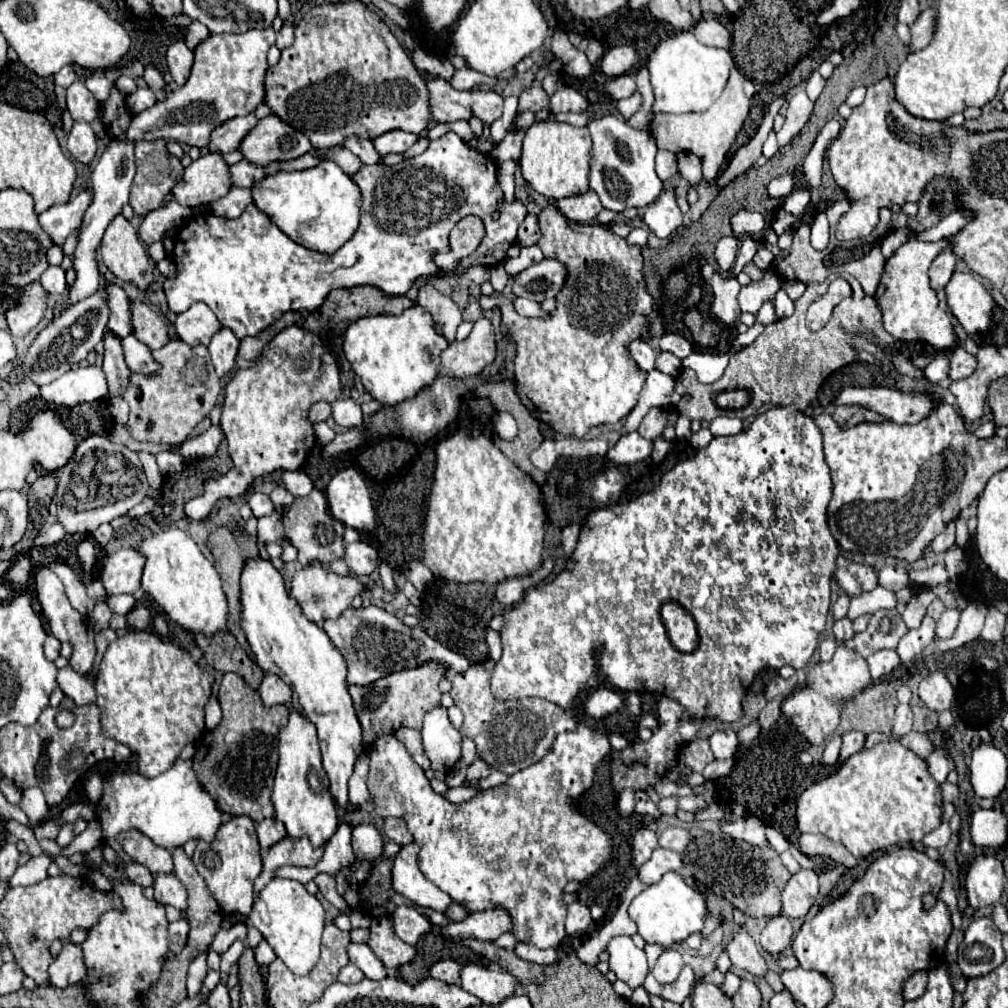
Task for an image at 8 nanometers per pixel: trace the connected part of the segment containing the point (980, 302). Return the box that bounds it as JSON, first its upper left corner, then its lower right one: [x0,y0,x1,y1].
[945,271,995,335]

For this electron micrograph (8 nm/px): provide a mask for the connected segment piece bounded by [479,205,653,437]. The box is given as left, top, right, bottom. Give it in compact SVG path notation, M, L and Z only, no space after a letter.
M545 207L539 213L541 243L537 243L545 257L557 257L569 269L569 281L557 295L557 309L547 319L529 319L517 315L513 301L505 295L485 296L479 299L483 310L499 307L503 323L509 327L513 341L517 343L514 361L514 381L521 403L531 415L547 423L553 431L563 435L583 437L593 425L615 424L627 417L637 405L641 387L647 373L637 367L627 351L629 339L641 339L645 335L645 317L651 311L653 299L645 291L641 247L627 245L623 237L603 229L601 225L575 223L565 219L557 207Z

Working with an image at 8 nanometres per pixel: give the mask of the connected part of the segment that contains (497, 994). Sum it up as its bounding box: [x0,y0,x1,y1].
[461,965,521,1005]

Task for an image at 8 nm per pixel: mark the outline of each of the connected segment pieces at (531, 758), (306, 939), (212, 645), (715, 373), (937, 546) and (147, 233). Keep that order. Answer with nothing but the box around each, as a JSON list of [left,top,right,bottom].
[[449,659,577,775],[245,879,325,975],[197,633,263,689],[682,347,733,383],[923,523,955,557],[139,201,193,245]]

